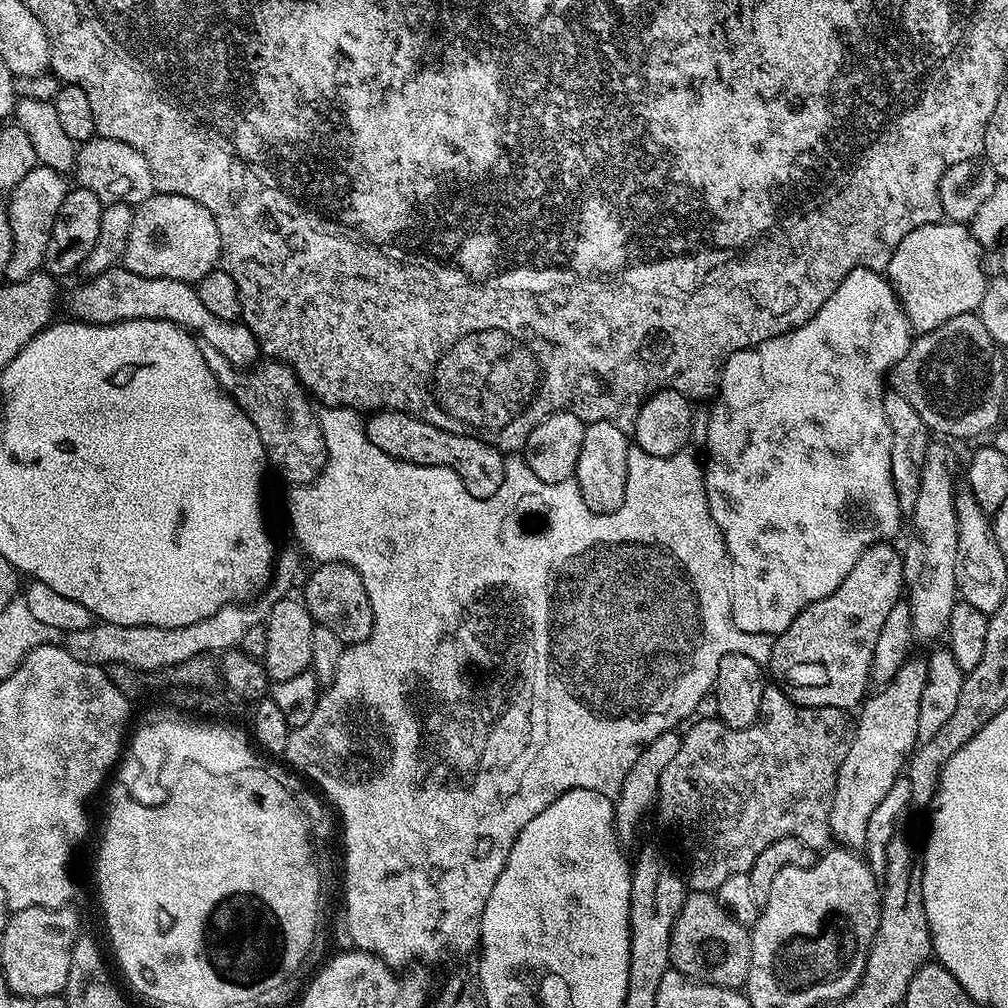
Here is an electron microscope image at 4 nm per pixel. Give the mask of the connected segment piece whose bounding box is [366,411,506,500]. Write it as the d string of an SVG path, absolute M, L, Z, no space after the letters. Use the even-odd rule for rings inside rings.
M374 412L367 417L366 431L370 442L374 442L374 446L378 446L378 450L382 450L382 454L386 454L395 460L401 460L407 464L421 464L422 466L442 466L454 470L464 480L466 490L474 498L490 498L498 490L498 486L502 486L502 478L504 477L505 453L492 445L482 442L473 436L463 436L462 434L454 434L450 430L442 430L438 426L430 426L430 422L426 422L418 416L409 416L407 412Z

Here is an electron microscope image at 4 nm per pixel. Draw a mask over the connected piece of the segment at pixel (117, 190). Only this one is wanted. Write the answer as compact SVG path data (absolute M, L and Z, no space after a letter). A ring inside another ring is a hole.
M99 134L79 145L74 167L75 174L75 183L90 190L104 204L135 206L154 194L152 171L146 158L142 158L142 154L134 150L134 146L126 146L126 142L118 142L114 138L106 138Z

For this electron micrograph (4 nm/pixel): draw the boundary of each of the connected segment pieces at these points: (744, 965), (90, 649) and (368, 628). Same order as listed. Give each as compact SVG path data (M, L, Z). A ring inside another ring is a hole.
M692 892L685 895L684 905L678 914L675 928L670 940L668 959L675 971L681 972L699 984L716 984L719 988L743 989L748 983L750 974L750 954L752 953L752 937L749 929L741 921L732 917L731 912L710 892Z
M260 600L257 604L248 604L243 608L243 603L233 602L222 606L210 618L202 618L202 622L190 622L190 626L178 626L177 628L159 628L158 626L118 626L117 624L105 624L94 622L86 630L74 630L63 637L63 647L67 648L78 662L83 664L99 664L107 666L109 664L128 664L141 673L163 670L165 668L175 668L176 665L186 662L195 656L207 656L209 654L219 654L228 651L230 648L240 646L243 642L243 635L255 624L261 623L265 619L270 607L269 601Z
M317 563L316 569L303 581L304 596L302 603L308 607L313 621L319 627L330 630L334 638L338 638L346 646L362 642L372 632L372 607L370 598L366 598L366 590L362 586L362 578L358 578L358 570L349 564Z

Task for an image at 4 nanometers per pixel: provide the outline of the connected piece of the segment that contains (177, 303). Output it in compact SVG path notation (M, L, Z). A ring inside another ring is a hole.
M117 266L85 279L83 283L81 288L76 288L72 292L72 312L76 315L73 317L77 321L86 324L121 324L123 320L165 320L171 324L179 324L181 328L199 337L203 343L214 346L214 350L218 350L218 354L222 354L222 358L226 358L226 362L230 362L237 370L247 370L261 359L260 344L247 323L223 320L210 314L210 310L206 310L206 306L203 305L202 298L198 298L195 287L186 282L170 278L142 278L129 268Z

